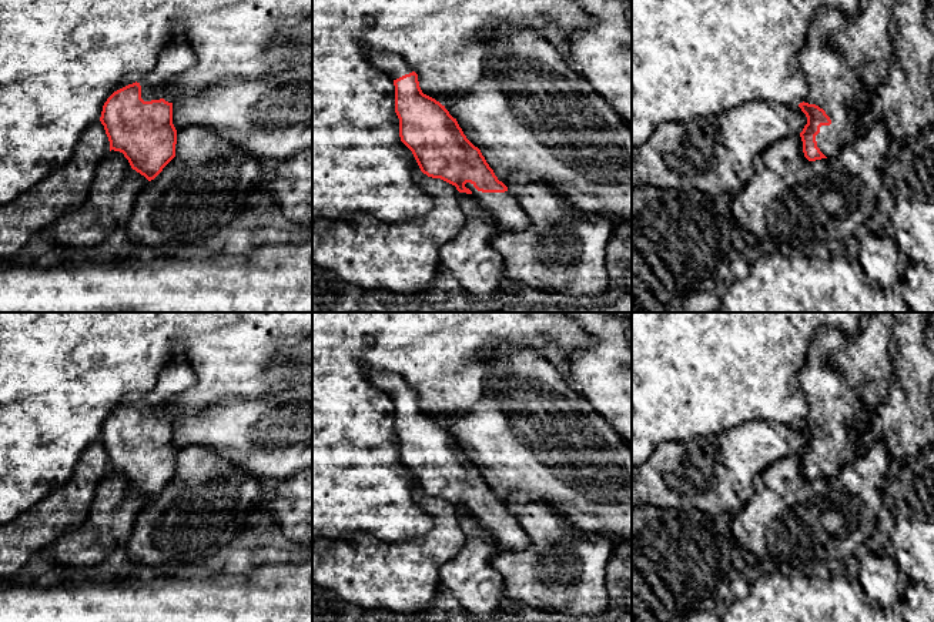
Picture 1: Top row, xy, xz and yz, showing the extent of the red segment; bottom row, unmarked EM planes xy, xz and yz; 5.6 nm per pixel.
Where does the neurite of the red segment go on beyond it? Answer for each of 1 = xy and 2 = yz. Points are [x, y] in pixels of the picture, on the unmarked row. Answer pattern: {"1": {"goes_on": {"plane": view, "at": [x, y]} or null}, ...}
{"1": {"goes_on": {"plane": "xy", "at": [178, 375]}}, "2": {"goes_on": {"plane": "yz", "at": [842, 398]}}}

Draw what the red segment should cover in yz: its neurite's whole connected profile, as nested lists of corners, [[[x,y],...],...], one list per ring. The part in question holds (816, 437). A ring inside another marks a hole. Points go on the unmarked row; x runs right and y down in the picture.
[[[866,312],[856,335],[830,327],[817,330],[806,365],[796,377],[809,402],[809,417],[799,424],[807,437],[800,457],[809,481],[838,475],[846,465],[853,464],[856,435],[874,409],[887,399],[891,377],[891,335],[890,312]]]

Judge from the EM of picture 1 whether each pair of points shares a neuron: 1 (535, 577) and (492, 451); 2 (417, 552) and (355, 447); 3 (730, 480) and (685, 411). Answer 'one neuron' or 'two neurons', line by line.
1: two neurons
2: two neurons
3: two neurons

